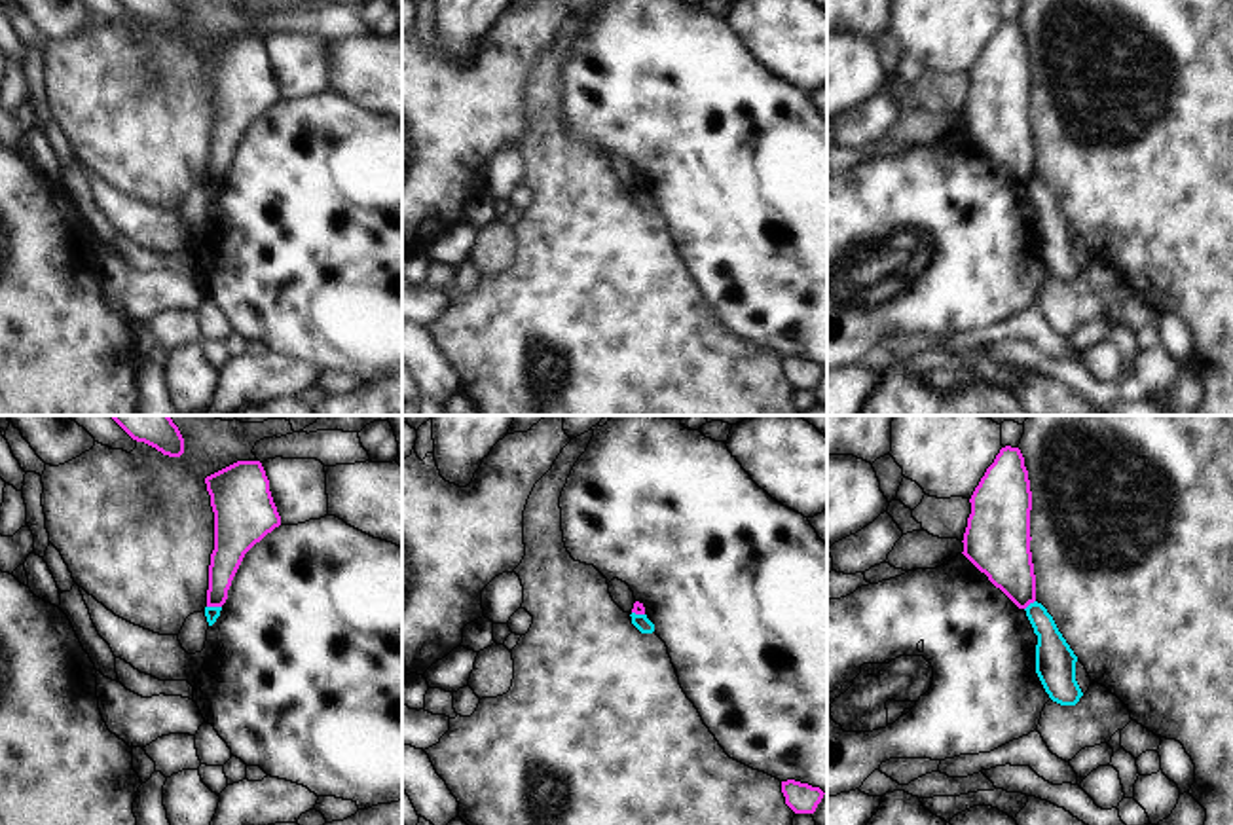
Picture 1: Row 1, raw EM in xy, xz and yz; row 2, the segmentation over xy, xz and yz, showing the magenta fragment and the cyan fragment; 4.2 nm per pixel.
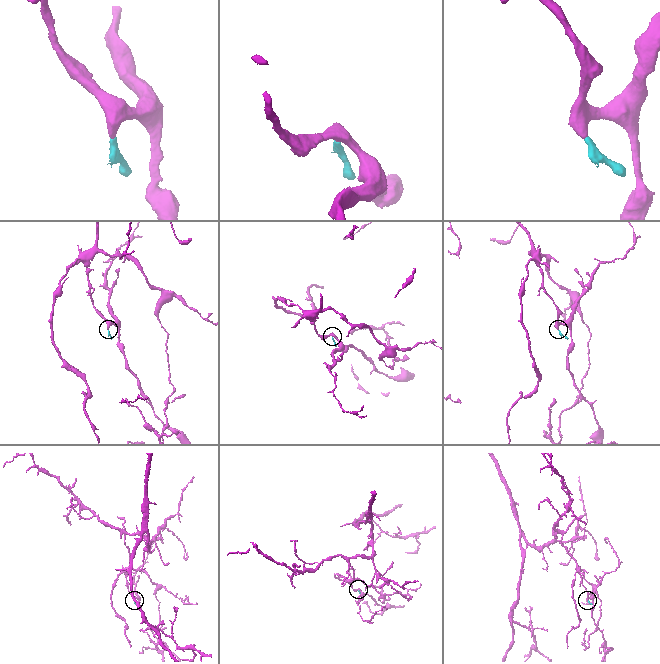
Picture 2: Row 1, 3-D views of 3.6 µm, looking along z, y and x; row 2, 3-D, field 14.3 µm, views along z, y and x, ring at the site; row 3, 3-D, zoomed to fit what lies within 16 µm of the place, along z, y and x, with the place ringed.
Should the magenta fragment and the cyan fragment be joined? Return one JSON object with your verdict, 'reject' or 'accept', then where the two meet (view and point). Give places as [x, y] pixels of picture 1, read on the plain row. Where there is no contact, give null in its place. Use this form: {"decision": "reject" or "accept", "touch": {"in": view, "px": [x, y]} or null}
{"decision": "reject", "touch": {"in": "xy", "px": [215, 181]}}

